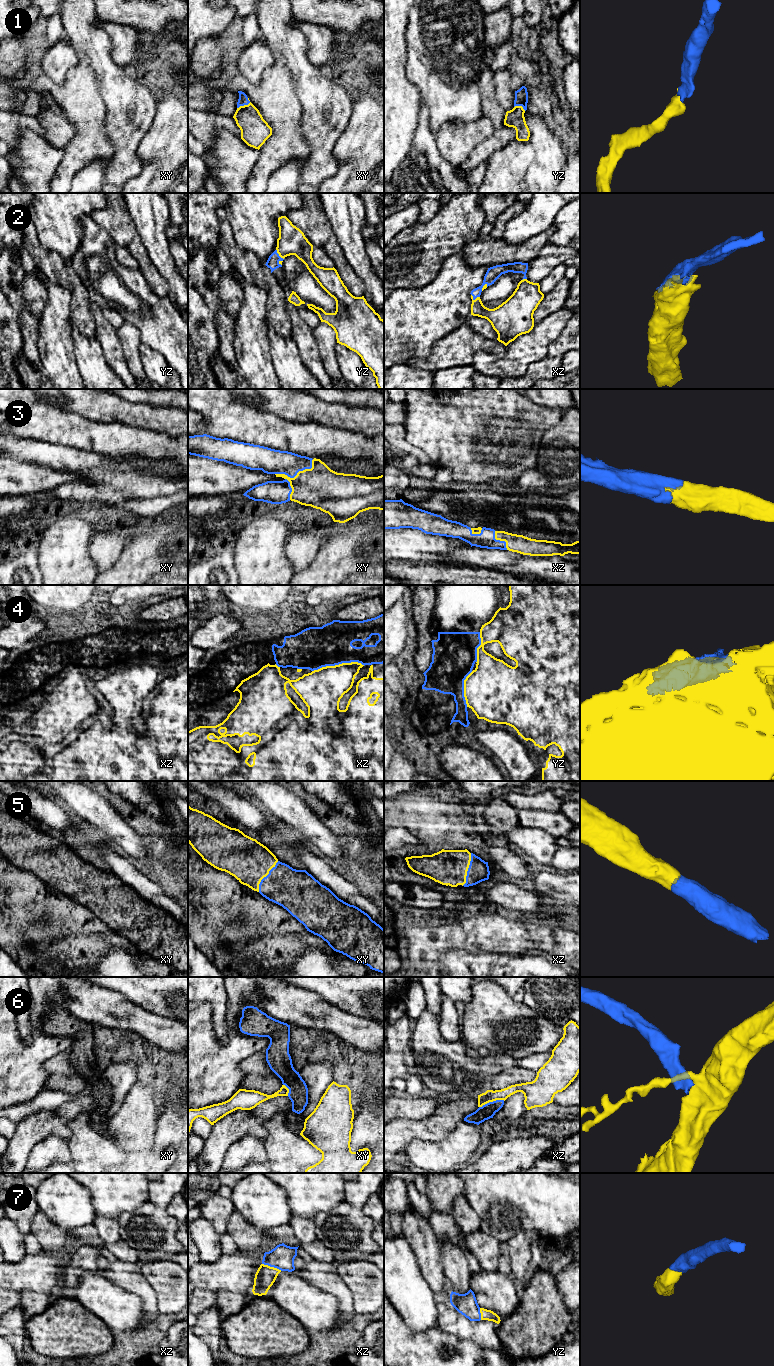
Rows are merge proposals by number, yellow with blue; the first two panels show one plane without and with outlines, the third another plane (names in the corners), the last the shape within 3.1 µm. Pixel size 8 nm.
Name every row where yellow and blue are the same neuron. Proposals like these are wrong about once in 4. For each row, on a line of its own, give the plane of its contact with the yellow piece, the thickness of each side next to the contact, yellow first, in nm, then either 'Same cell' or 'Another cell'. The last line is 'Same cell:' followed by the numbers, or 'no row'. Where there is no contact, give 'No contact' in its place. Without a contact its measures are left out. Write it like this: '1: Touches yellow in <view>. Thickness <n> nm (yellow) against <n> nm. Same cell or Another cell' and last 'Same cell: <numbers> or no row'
1: Touches yellow in xy. Thickness 220 nm (yellow) against 80 nm. Same cell
2: Touches yellow in yz. Thickness 220 nm (yellow) against 100 nm. Same cell
3: Touches yellow in xy. Thickness 340 nm (yellow) against 200 nm. Same cell
4: Touches yellow in xz. Thickness 320 nm (yellow) against 340 nm. Another cell
5: Touches yellow in xy. Thickness 340 nm (yellow) against 320 nm. Same cell
6: Touches yellow in xz. Thickness 100 nm (yellow) against 120 nm. Another cell
7: Touches yellow in xz. Thickness 160 nm (yellow) against 190 nm. Same cell
Same cell: 1, 2, 3, 5, 7

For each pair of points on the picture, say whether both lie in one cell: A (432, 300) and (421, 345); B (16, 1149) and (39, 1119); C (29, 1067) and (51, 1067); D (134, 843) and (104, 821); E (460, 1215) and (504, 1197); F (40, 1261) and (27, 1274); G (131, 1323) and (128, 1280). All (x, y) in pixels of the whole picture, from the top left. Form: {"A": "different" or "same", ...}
{"A": "same", "B": "same", "C": "different", "D": "same", "E": "different", "F": "same", "G": "different"}

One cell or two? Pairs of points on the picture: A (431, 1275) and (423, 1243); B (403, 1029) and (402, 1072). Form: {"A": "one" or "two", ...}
{"A": "one", "B": "one"}

